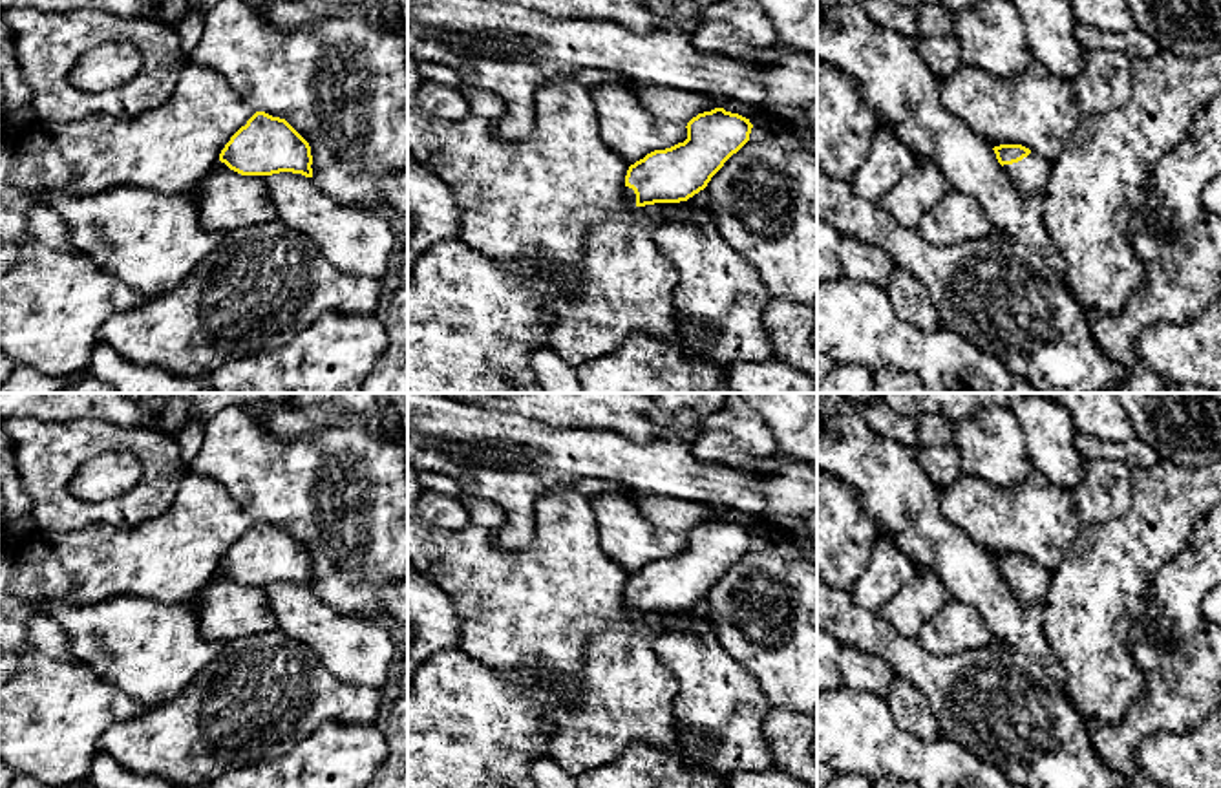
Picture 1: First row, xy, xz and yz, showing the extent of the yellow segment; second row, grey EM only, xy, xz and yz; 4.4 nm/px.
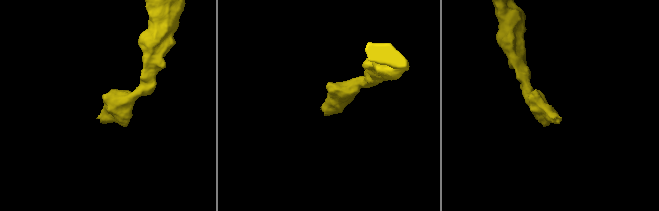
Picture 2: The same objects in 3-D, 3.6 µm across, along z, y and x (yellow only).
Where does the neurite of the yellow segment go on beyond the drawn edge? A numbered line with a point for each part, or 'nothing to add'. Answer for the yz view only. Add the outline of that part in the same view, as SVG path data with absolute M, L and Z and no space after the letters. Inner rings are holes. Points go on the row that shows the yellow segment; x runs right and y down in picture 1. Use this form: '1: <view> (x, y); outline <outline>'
1: yz (1031, 174); outline M1033 152L1022 161L1003 165L1002 168L1011 177L1014 188L1022 194L1042 194L1049 183L1051 165Z

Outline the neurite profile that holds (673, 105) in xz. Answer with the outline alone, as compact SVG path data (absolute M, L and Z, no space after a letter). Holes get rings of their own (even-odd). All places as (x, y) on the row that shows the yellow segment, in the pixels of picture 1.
M636 84L636 91L643 108L662 121L669 121L680 126L687 126L687 122L698 113L720 108L709 95L685 91L680 88Z

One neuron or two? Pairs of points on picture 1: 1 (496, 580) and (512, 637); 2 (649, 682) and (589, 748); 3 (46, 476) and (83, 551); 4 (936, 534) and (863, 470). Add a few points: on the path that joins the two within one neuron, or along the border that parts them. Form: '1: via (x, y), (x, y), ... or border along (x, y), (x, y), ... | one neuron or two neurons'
1: via (501, 595), (512, 606), (512, 622) | one neuron
2: via (629, 702), (616, 723), (616, 737), (609, 741) | one neuron
3: border along (116, 525), (88, 523), (68, 531), (39, 529) | two neurons
4: via (920, 514), (883, 478) | one neuron

